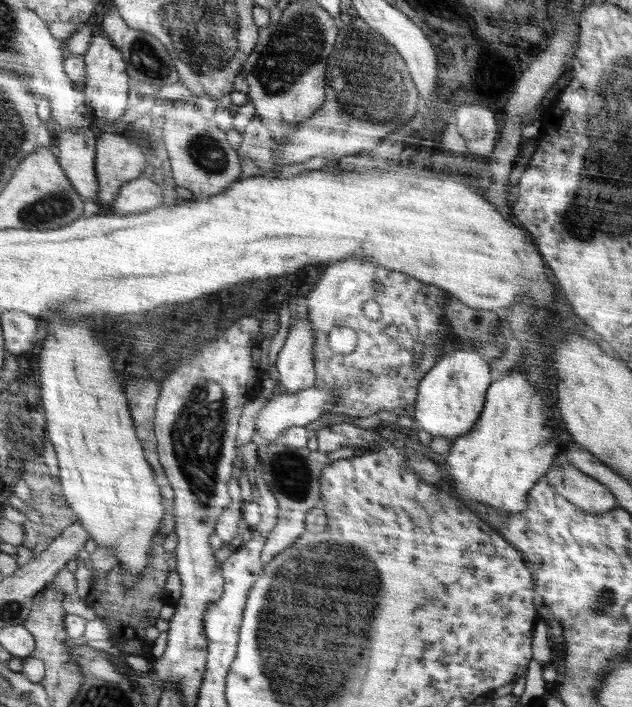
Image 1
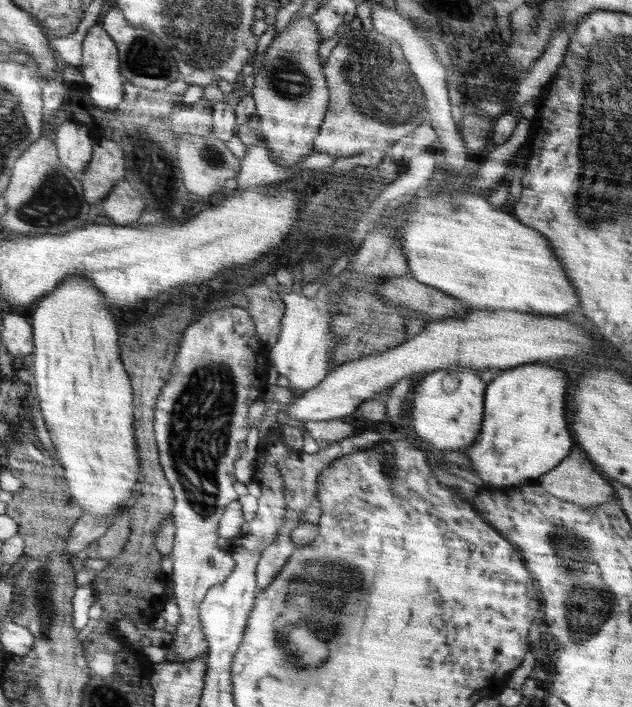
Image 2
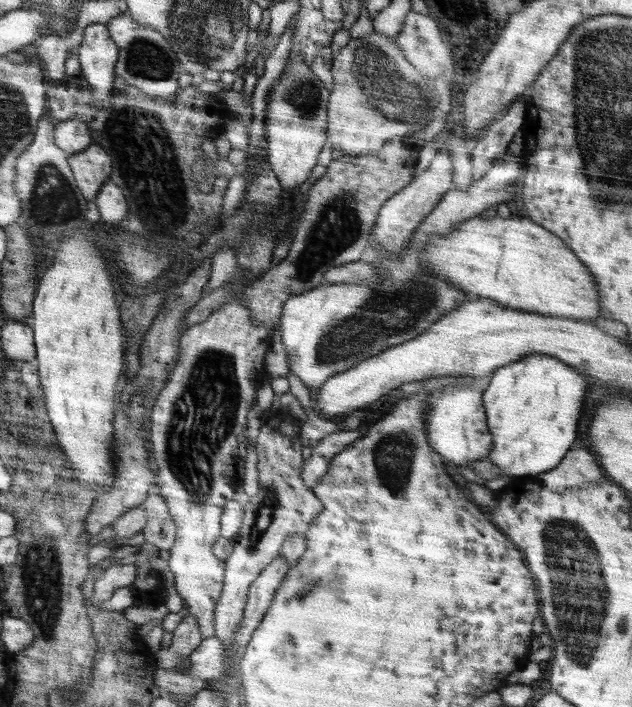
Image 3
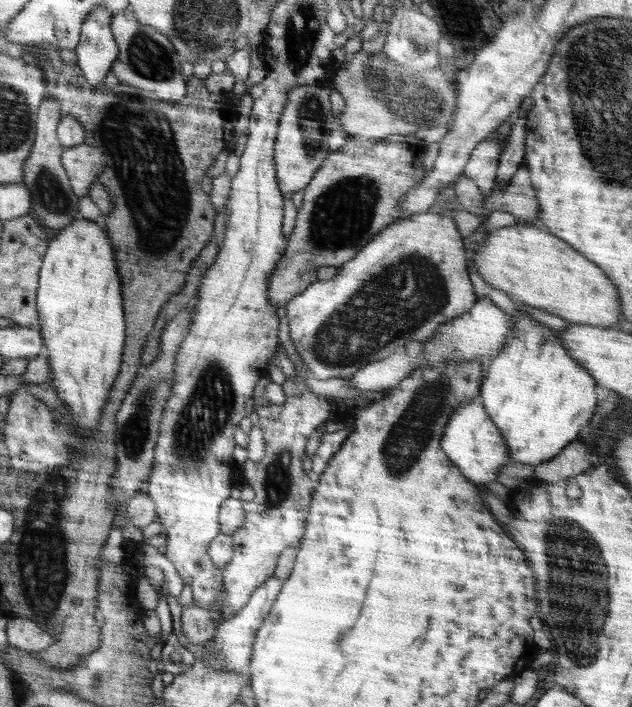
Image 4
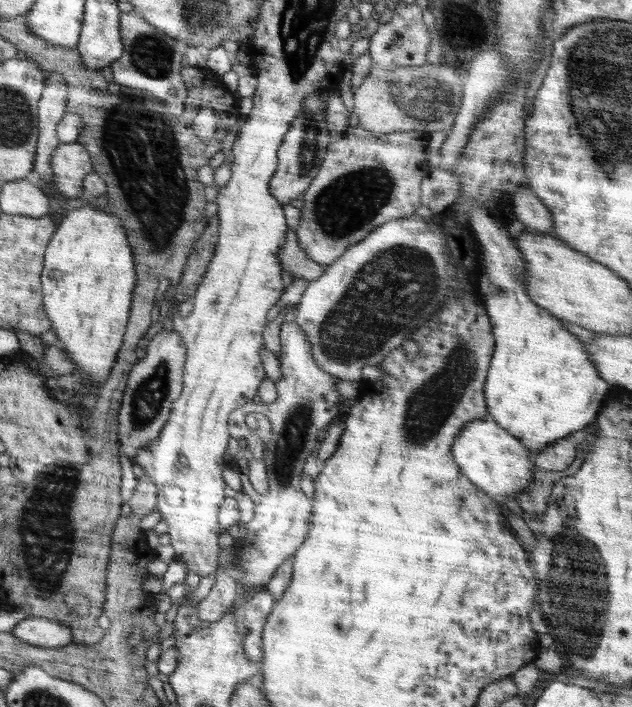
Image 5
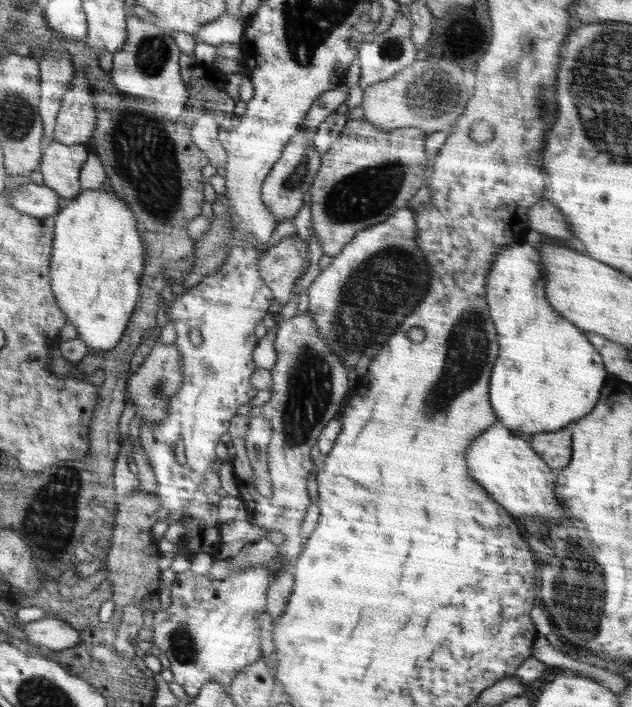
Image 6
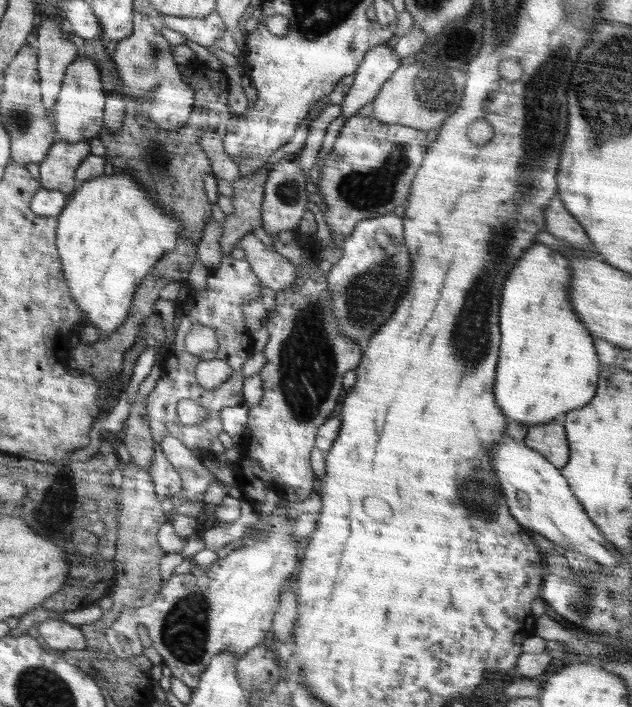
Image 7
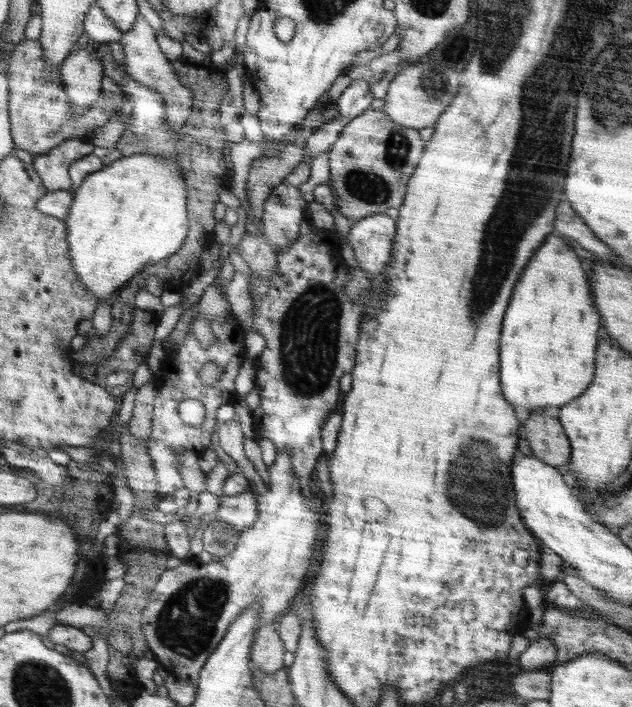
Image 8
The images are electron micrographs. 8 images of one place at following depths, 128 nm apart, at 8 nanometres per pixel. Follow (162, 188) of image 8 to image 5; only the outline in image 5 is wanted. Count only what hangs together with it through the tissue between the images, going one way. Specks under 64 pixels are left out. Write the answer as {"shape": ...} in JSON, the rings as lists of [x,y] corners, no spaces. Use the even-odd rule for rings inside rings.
{"shape":[[[84,205],[66,213],[46,247],[41,273],[44,310],[67,357],[75,362],[75,370],[84,372],[94,384],[102,384],[108,378],[117,352],[124,343],[136,285],[133,255],[120,217],[106,213],[106,209]]]}

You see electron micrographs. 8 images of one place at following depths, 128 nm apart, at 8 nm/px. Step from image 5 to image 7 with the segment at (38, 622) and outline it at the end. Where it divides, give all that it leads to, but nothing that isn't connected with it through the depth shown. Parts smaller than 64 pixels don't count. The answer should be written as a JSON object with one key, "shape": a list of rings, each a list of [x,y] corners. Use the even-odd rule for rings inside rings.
{"shape":[[[49,619],[39,623],[35,636],[42,636],[50,650],[65,651],[68,649],[82,650],[87,646],[83,631],[70,623]]]}

